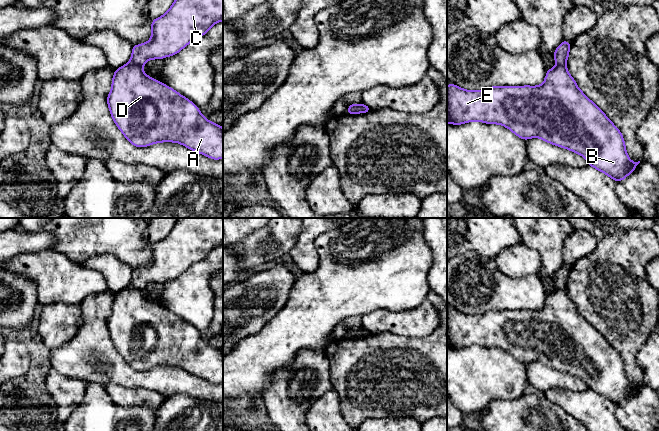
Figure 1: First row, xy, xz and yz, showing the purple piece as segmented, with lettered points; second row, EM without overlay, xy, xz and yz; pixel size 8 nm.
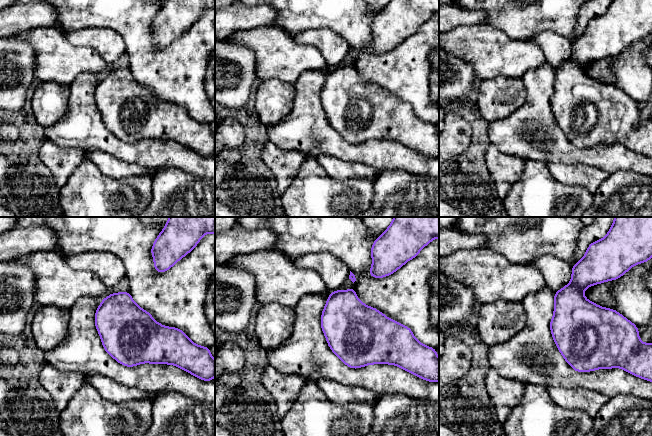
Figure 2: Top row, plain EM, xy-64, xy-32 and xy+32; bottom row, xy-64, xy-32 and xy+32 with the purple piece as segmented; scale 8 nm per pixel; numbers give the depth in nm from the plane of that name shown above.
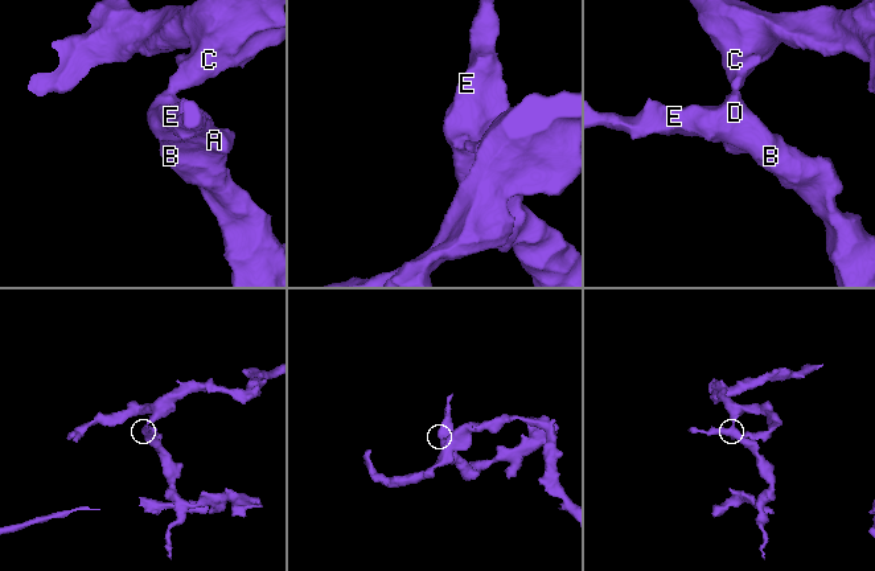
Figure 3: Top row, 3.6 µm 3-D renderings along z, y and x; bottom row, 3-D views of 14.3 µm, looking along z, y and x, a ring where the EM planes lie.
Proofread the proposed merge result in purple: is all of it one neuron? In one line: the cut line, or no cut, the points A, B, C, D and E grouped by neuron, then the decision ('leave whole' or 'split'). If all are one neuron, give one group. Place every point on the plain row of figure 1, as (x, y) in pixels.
cut xy (130, 285), (141, 291); groups A B D E / C; split

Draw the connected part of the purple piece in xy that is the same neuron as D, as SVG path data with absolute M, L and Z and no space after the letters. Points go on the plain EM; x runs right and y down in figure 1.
M132 286L114 294L107 327L115 348L136 371L176 366L211 383L223 382L222 350L207 344L199 332L185 320L147 300L142 291Z

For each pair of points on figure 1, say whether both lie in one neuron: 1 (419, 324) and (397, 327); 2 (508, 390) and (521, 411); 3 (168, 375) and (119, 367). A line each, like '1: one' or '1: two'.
1: one
2: two
3: one

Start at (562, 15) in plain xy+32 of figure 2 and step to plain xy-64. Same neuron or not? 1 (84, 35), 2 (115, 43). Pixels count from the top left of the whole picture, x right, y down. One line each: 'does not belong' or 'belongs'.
1: does not belong
2: does not belong

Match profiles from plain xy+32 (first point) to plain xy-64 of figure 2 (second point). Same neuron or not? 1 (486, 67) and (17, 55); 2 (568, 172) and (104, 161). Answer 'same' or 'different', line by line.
1: different
2: same

